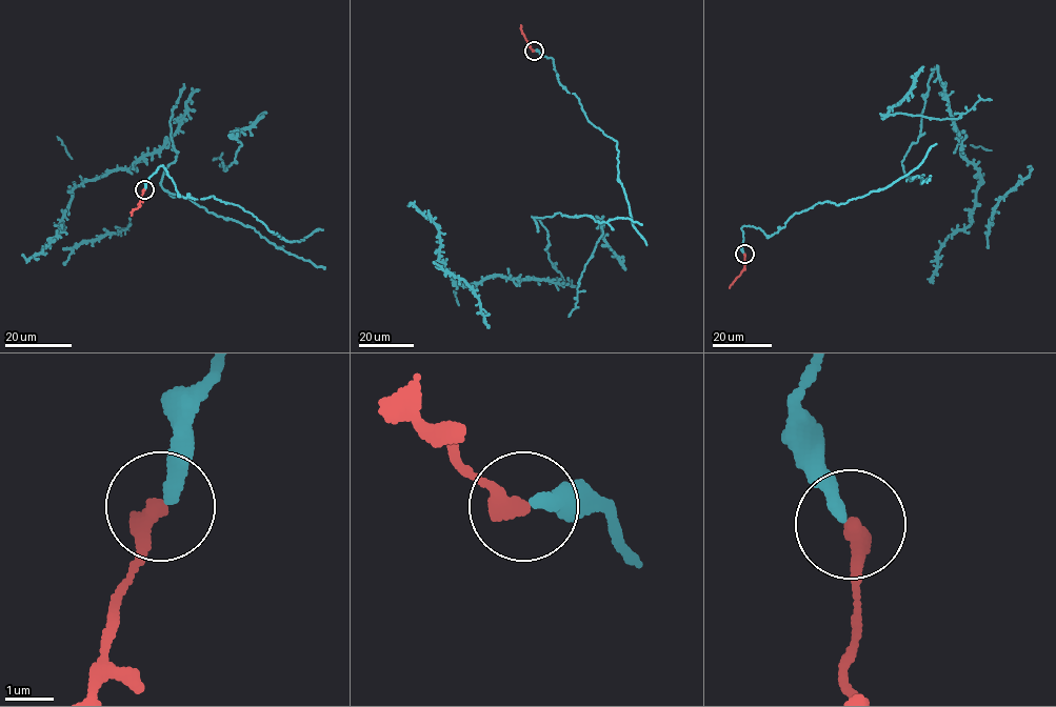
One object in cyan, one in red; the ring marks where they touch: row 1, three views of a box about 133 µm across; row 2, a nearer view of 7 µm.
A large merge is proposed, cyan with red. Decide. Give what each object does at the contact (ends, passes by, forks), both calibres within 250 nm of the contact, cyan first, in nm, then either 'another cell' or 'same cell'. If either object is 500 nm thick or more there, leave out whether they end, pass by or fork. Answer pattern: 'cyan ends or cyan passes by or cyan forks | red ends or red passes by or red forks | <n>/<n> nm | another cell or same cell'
cyan ends | red ends | 280/360 nm | same cell

